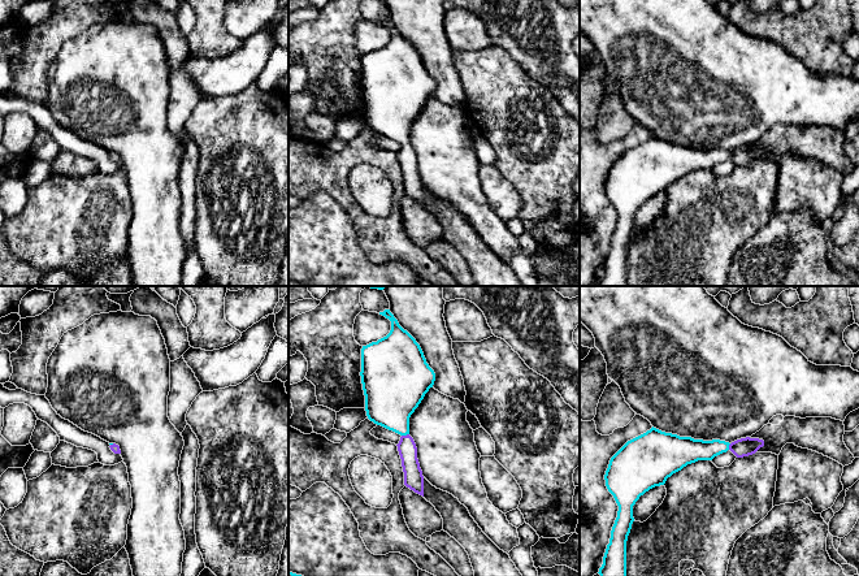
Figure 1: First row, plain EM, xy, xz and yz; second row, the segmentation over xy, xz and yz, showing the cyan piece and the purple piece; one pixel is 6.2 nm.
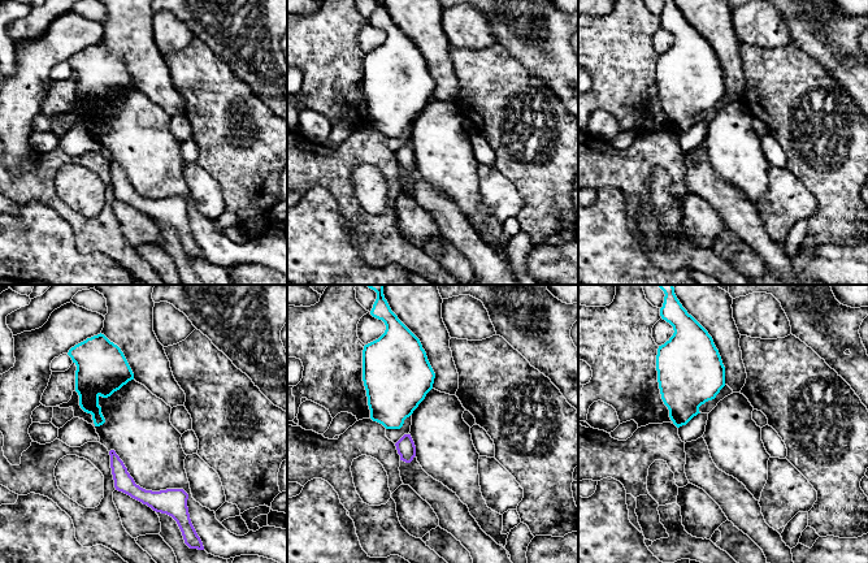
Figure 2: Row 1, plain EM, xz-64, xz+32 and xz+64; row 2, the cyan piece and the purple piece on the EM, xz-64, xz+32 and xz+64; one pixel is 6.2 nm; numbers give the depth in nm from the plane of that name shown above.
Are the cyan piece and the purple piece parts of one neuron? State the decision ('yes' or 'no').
yes

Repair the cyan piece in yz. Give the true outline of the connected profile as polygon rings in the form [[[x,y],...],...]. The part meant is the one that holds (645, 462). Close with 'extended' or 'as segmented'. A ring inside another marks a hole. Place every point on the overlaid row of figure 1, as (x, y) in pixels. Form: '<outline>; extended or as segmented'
[[[651,428],[628,441],[609,460],[606,486],[619,511],[611,530],[600,576],[626,576],[626,541],[634,521],[633,506],[646,491],[664,485],[667,478],[687,464],[712,460],[730,450],[737,458],[755,454],[764,446],[759,438],[741,438],[732,443],[680,437]]]; extended

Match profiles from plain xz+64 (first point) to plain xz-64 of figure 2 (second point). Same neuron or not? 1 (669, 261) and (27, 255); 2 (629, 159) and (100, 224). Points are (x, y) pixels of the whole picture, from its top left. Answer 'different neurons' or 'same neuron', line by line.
1: different neurons
2: same neuron

